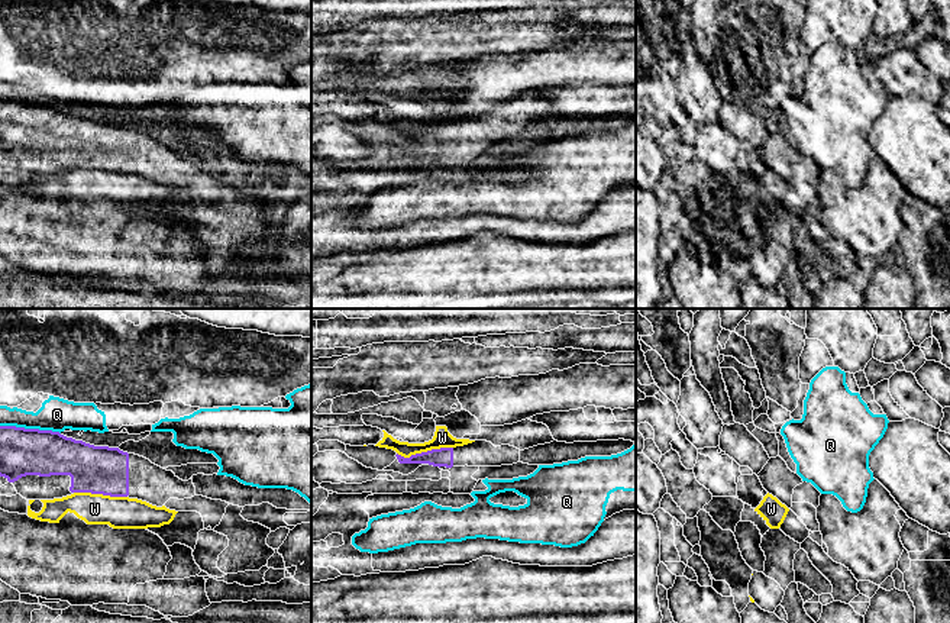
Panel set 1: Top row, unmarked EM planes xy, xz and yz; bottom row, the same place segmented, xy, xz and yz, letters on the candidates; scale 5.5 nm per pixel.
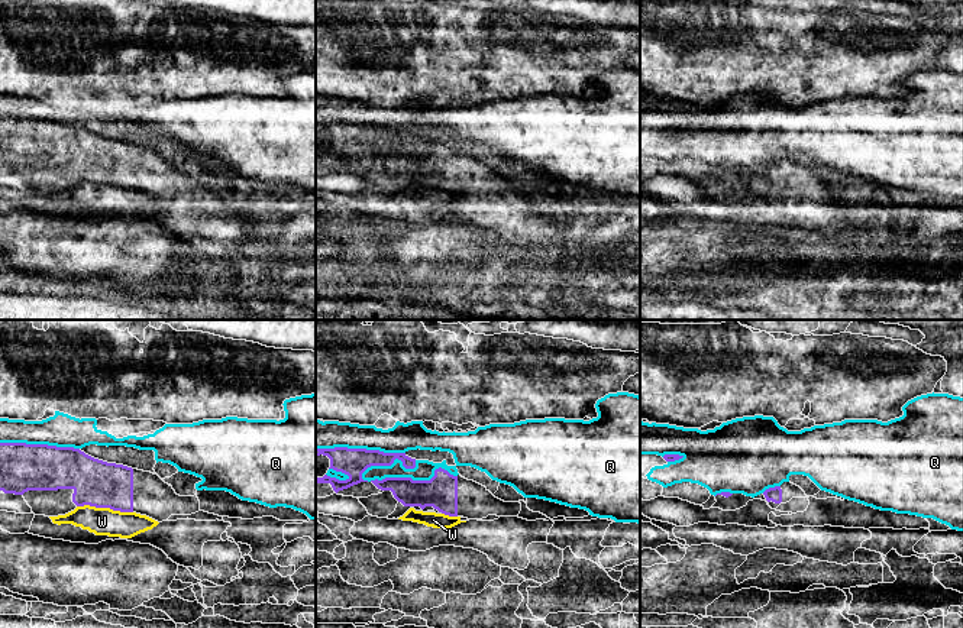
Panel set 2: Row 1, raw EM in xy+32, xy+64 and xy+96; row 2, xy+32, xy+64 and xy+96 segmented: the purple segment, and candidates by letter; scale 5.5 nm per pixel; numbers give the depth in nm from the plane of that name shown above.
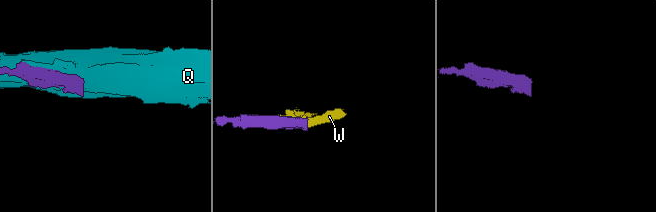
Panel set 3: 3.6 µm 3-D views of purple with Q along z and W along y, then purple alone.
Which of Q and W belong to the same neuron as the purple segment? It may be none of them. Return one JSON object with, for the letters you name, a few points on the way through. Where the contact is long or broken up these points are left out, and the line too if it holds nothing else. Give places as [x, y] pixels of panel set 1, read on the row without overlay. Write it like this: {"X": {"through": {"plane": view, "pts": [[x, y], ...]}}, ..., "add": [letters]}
{"add": []}

